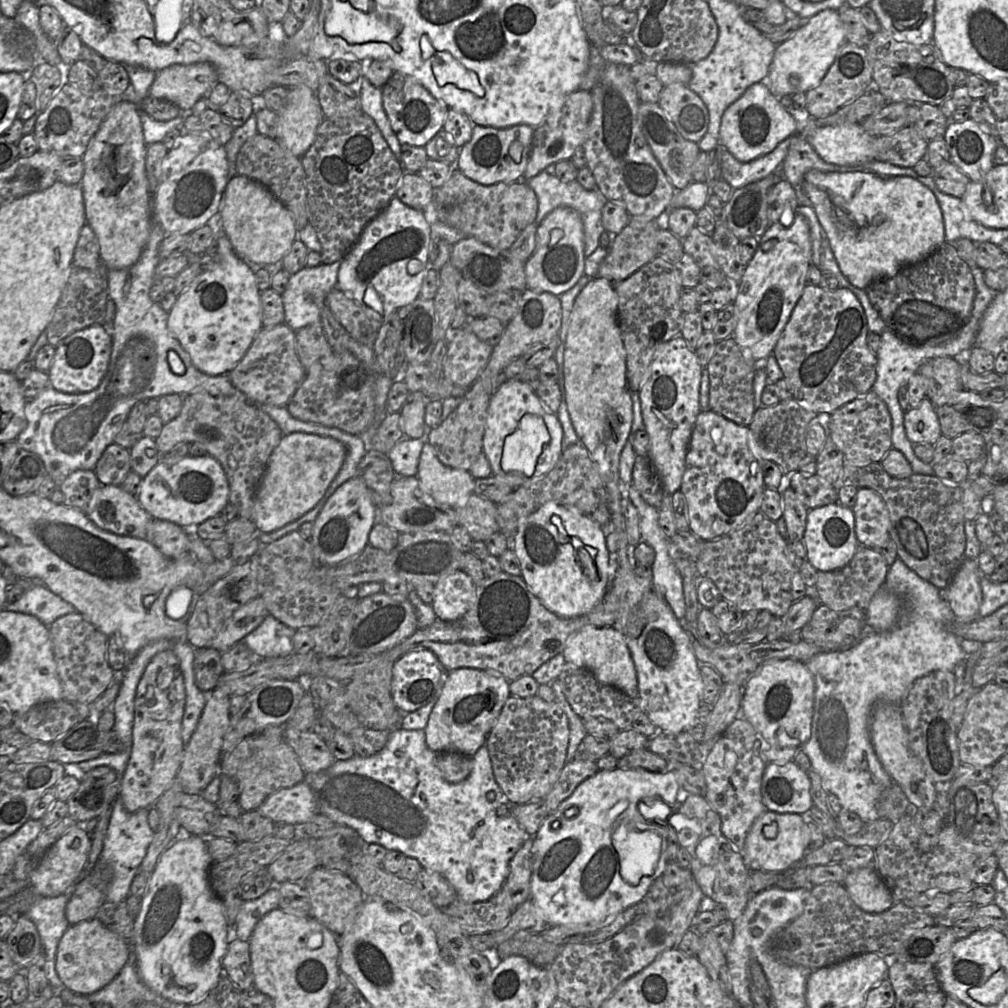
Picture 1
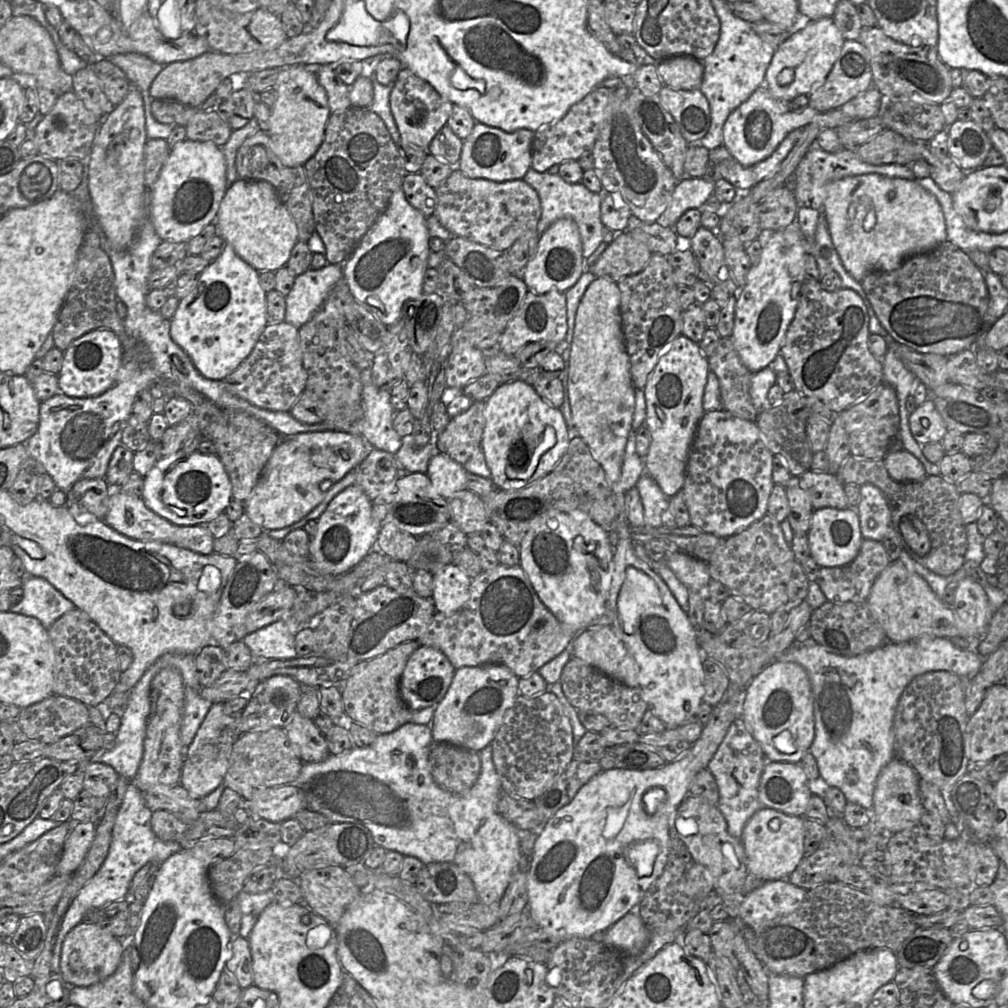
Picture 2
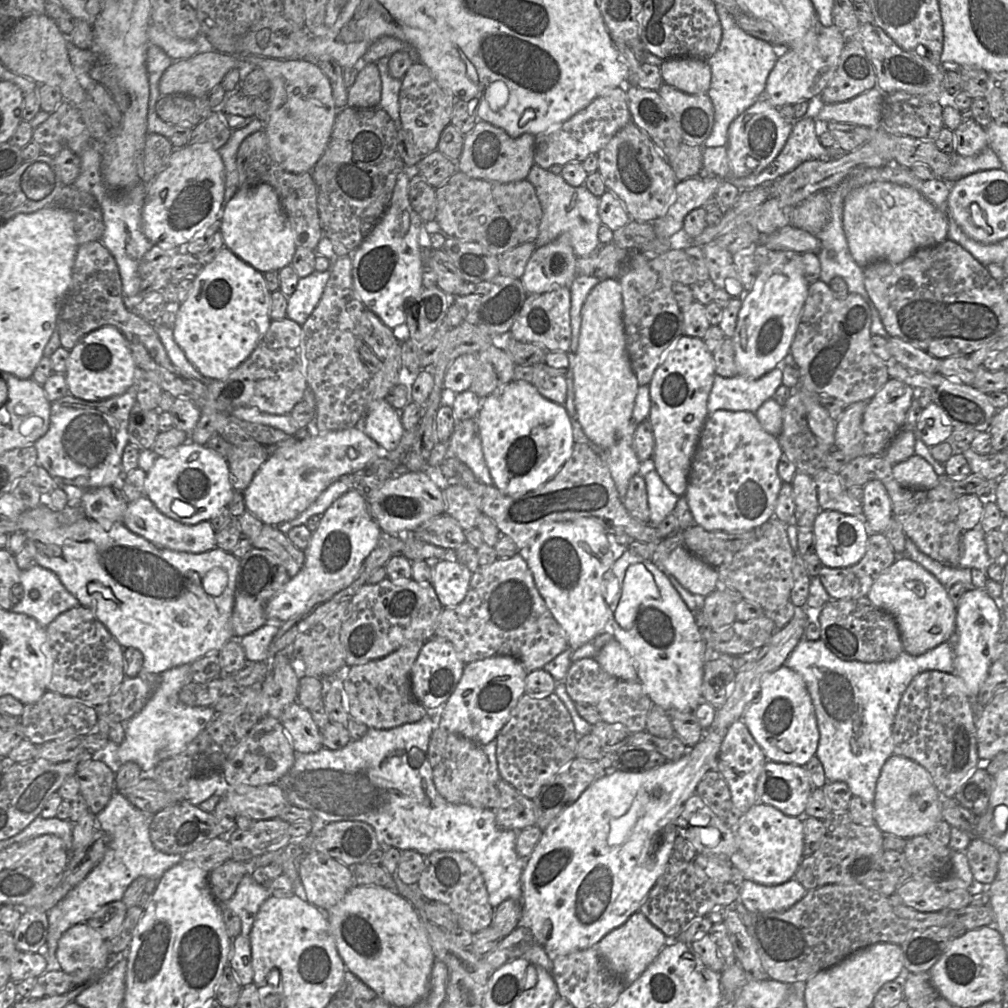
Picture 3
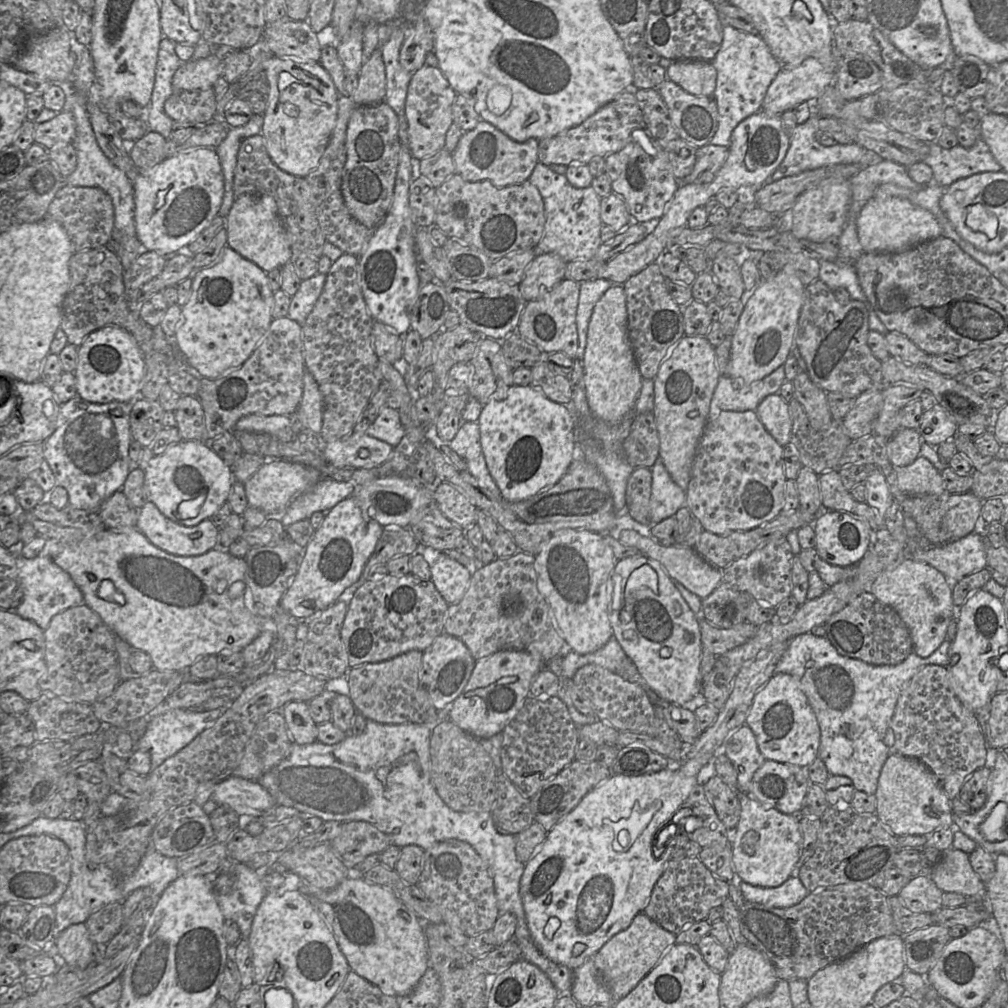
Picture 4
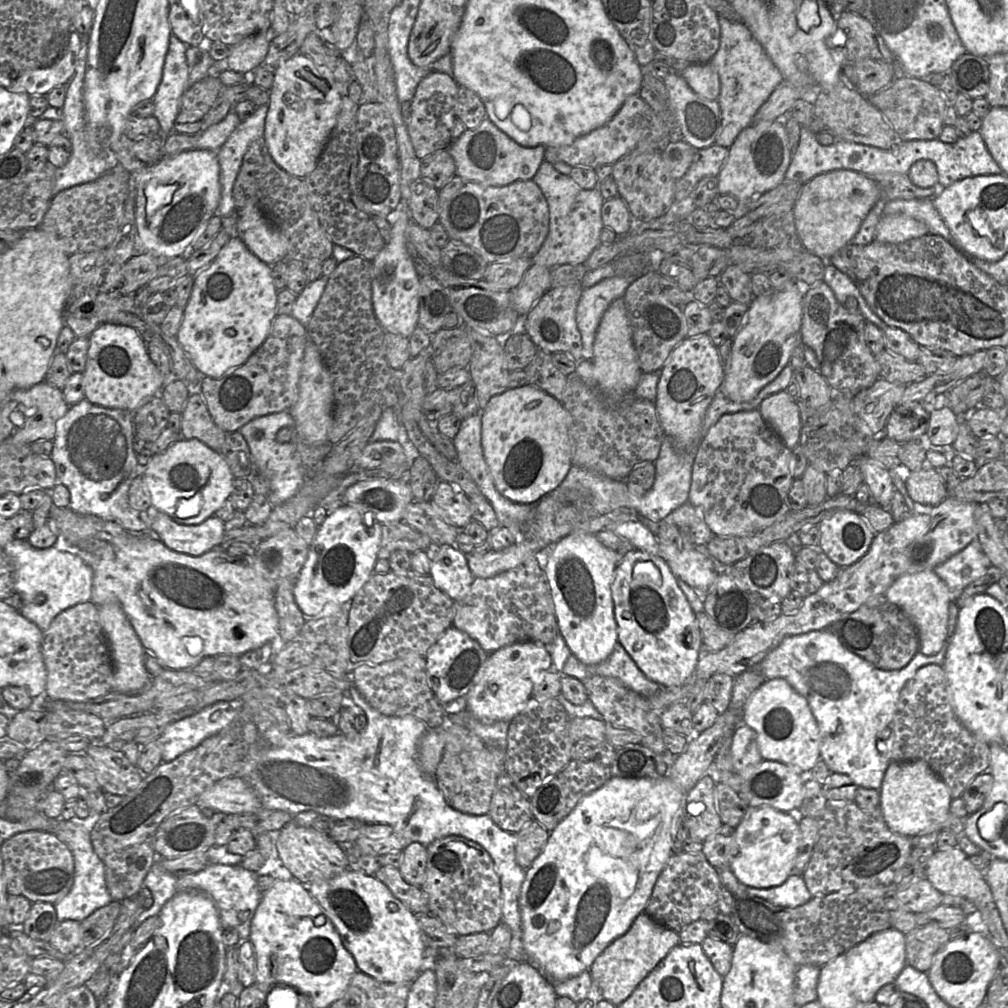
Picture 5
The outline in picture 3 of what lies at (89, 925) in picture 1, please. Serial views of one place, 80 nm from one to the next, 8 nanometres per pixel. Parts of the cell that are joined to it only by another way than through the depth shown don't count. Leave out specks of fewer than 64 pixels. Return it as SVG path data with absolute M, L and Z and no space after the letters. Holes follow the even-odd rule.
M78 923L66 930L58 941L57 959L66 973L78 970L106 969L110 953L106 940L86 923Z

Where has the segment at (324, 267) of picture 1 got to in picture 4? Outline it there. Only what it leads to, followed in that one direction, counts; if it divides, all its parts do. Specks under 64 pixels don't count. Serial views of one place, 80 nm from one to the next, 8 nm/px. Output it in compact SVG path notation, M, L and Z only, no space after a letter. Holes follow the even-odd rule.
M317 273L311 278L302 280L298 291L291 297L288 317L301 326L306 322L318 301L326 282L327 275Z

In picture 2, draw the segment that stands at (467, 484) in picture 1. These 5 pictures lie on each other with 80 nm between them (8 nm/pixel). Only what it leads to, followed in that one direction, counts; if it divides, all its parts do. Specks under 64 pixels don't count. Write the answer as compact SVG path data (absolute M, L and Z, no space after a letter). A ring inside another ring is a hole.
M437 453L431 457L428 464L426 474L430 478L433 488L442 497L448 499L454 492L467 488L467 473L468 471L464 466L457 461L453 460L445 453Z

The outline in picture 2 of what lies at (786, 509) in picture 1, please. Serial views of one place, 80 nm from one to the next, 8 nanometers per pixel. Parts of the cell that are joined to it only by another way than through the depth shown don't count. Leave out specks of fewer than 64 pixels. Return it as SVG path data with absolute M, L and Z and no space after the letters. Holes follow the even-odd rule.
M792 476L785 487L789 503L787 520L794 535L807 535L814 512L808 493L800 486L799 477Z

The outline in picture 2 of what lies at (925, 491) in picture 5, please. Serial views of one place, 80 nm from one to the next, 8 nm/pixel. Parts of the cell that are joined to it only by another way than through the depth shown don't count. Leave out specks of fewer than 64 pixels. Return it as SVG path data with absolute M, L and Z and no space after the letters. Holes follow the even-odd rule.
M905 450L887 453L883 462L889 476L897 482L915 482L927 476L922 463Z

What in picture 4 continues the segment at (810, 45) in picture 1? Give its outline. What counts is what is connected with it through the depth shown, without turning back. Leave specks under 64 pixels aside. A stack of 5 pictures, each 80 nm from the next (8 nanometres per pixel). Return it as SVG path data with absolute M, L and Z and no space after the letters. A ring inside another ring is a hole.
M813 57L793 68L782 66L767 89L761 110L770 116L780 116L803 102L816 100L833 81L831 69Z

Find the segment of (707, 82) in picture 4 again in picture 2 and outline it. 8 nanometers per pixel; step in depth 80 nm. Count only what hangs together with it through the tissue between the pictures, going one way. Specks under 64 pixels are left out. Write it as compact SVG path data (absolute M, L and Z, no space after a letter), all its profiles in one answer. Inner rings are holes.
M675 56L660 60L657 63L657 72L663 86L697 90L703 80L704 67L702 61L691 56Z

